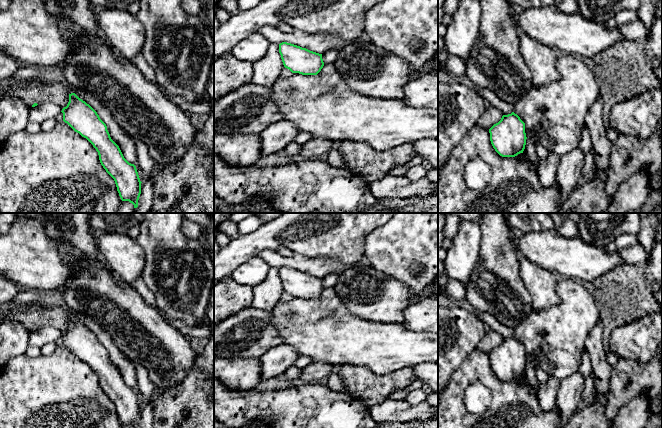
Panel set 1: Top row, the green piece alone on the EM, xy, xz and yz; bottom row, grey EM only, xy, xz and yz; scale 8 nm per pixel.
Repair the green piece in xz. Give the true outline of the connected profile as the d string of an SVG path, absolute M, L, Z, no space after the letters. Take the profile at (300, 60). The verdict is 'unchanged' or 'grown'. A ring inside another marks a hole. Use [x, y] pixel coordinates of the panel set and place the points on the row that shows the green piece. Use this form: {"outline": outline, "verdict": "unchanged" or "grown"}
{"outline": "M280 43L279 53L284 67L292 73L317 75L324 66L322 54L291 43Z", "verdict": "unchanged"}

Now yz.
{"outline": "M514 112L503 115L489 133L491 144L500 156L515 157L523 153L527 139L525 123Z", "verdict": "unchanged"}

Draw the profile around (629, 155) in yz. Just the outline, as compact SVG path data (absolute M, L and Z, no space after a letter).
M662 117L656 131L647 140L631 135L618 135L612 145L611 162L607 171L606 192L610 199L623 181L644 169L648 171L651 193L662 190Z

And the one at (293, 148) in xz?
M293 141L292 143L288 144L285 148L284 148L284 151L290 155L290 156L293 156L293 155L296 155L296 154L299 154L301 150L301 145L299 145L297 142Z

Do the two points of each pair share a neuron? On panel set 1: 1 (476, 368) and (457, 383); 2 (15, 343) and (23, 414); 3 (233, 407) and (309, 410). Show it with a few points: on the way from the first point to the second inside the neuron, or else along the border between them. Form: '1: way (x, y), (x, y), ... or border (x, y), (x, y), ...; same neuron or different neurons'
1: way (471, 369), (462, 378); same neuron
2: border (24, 353), (20, 353), (10, 359); different neurons
3: way (252, 407), (290, 410); same neuron

